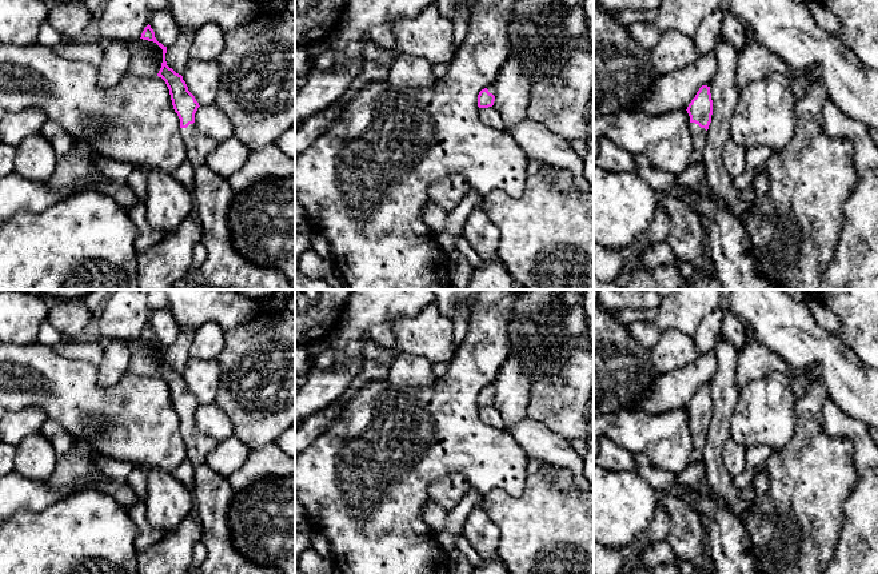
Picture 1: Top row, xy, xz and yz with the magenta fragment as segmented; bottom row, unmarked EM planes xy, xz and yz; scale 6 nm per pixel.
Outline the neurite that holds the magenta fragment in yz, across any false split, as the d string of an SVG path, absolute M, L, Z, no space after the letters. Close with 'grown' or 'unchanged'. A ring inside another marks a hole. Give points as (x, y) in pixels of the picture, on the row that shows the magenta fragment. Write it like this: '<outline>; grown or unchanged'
M702 85L686 111L690 116L690 132L694 143L691 164L694 164L702 162L706 133L711 123L713 100L710 87Z; grown

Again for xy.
M148 24L141 37L163 49L163 63L157 73L171 95L180 119L180 133L187 146L187 160L195 171L195 212L203 224L203 243L207 258L195 278L209 290L294 290L286 275L275 268L256 266L235 251L228 223L234 191L227 179L207 166L207 158L217 143L199 133L195 113L200 107L188 91L183 76L167 65L167 47L159 43Z; grown

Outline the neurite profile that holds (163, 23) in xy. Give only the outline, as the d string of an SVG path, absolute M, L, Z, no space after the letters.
M167 9L151 12L149 25L155 32L156 40L164 47L173 45L181 32L173 15Z

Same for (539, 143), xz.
M524 119L506 131L526 154L528 160L534 159L542 166L571 171L574 184L580 194L592 190L583 175L583 156L570 147L568 139L530 119Z

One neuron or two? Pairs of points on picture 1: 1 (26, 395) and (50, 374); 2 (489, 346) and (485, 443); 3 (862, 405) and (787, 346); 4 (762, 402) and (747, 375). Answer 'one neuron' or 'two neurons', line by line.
1: one neuron
2: one neuron
3: one neuron
4: two neurons

